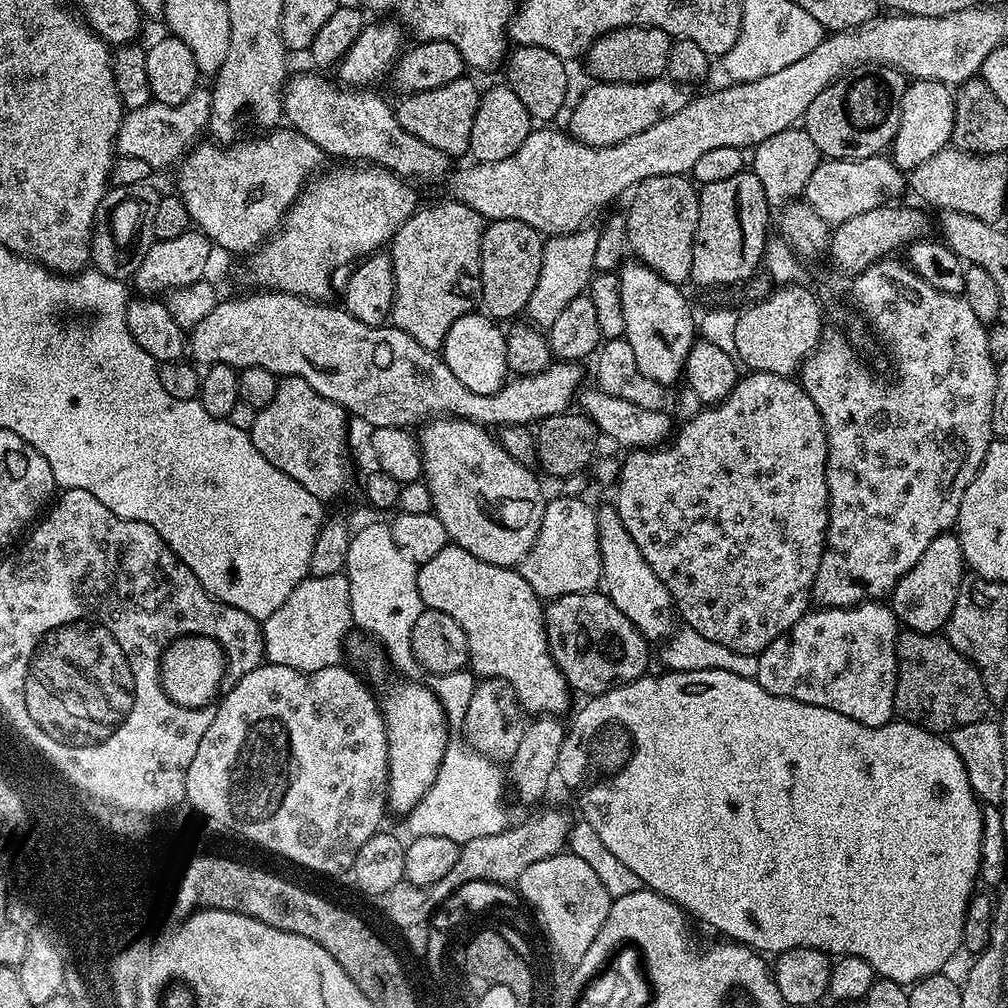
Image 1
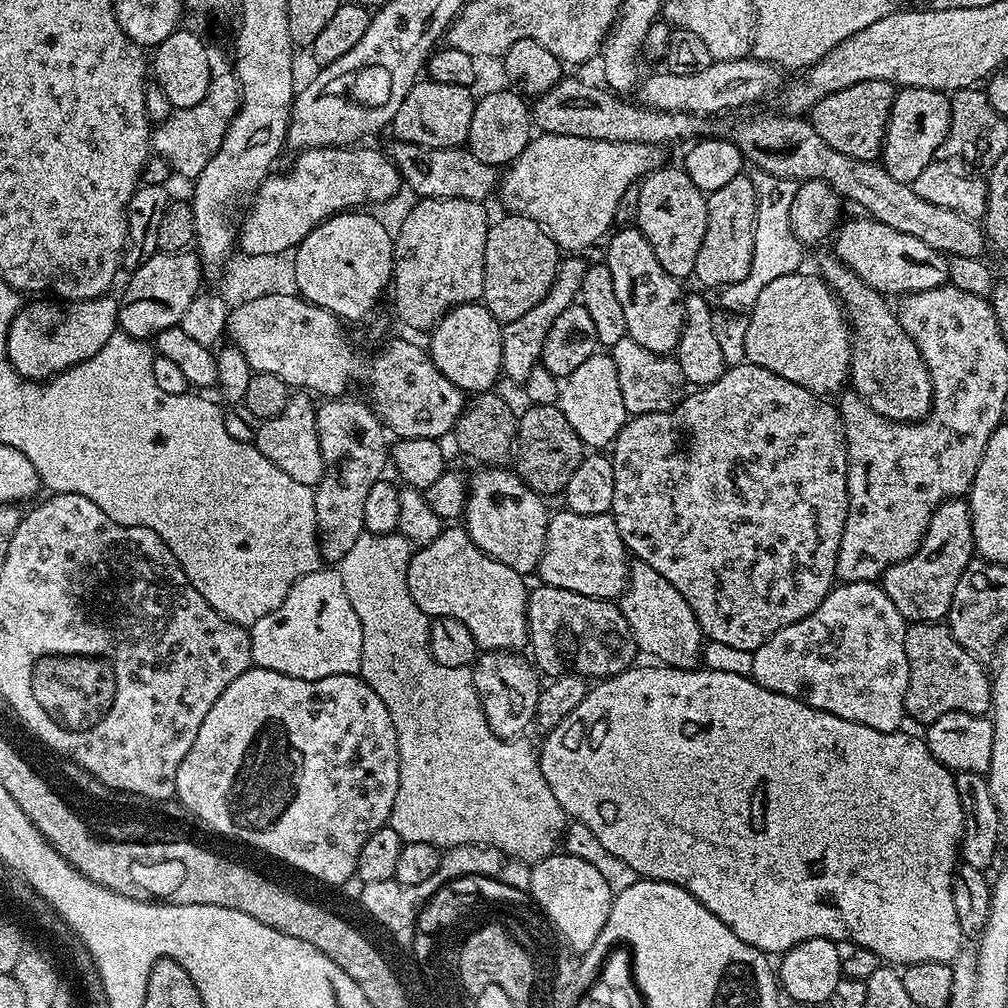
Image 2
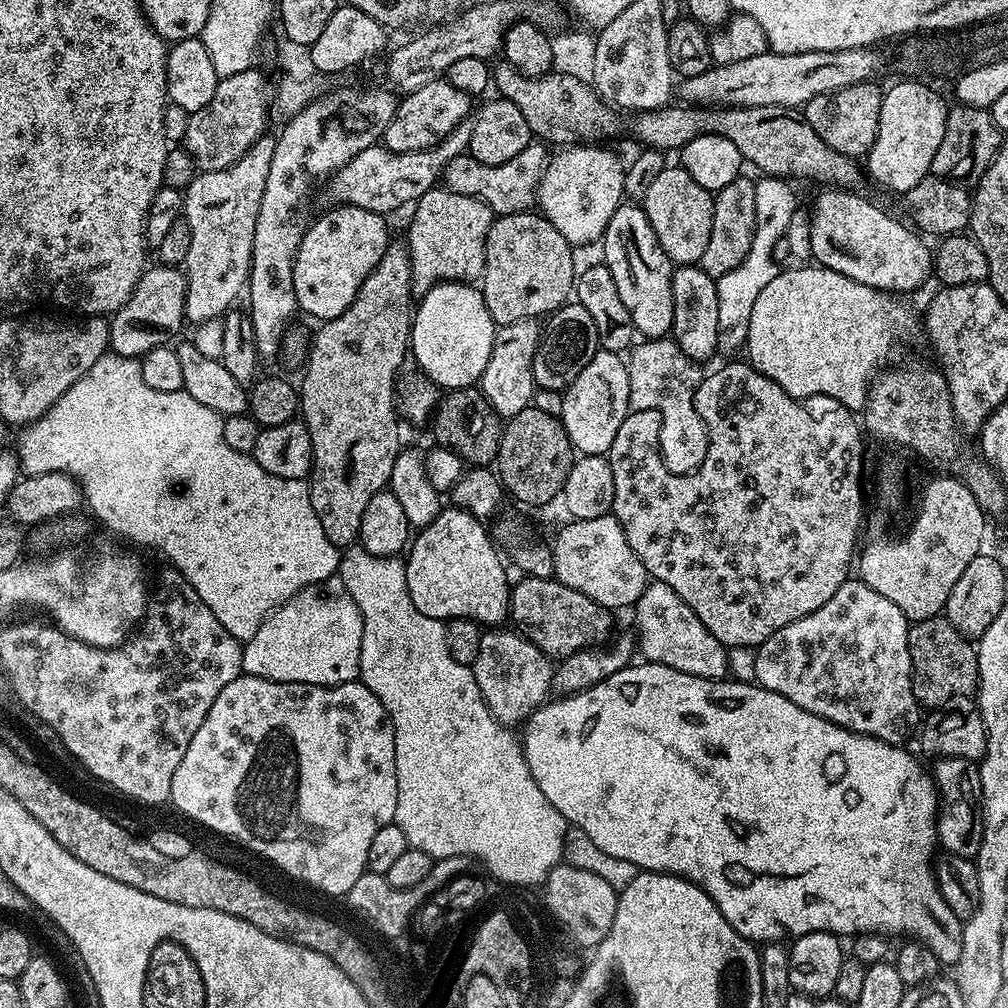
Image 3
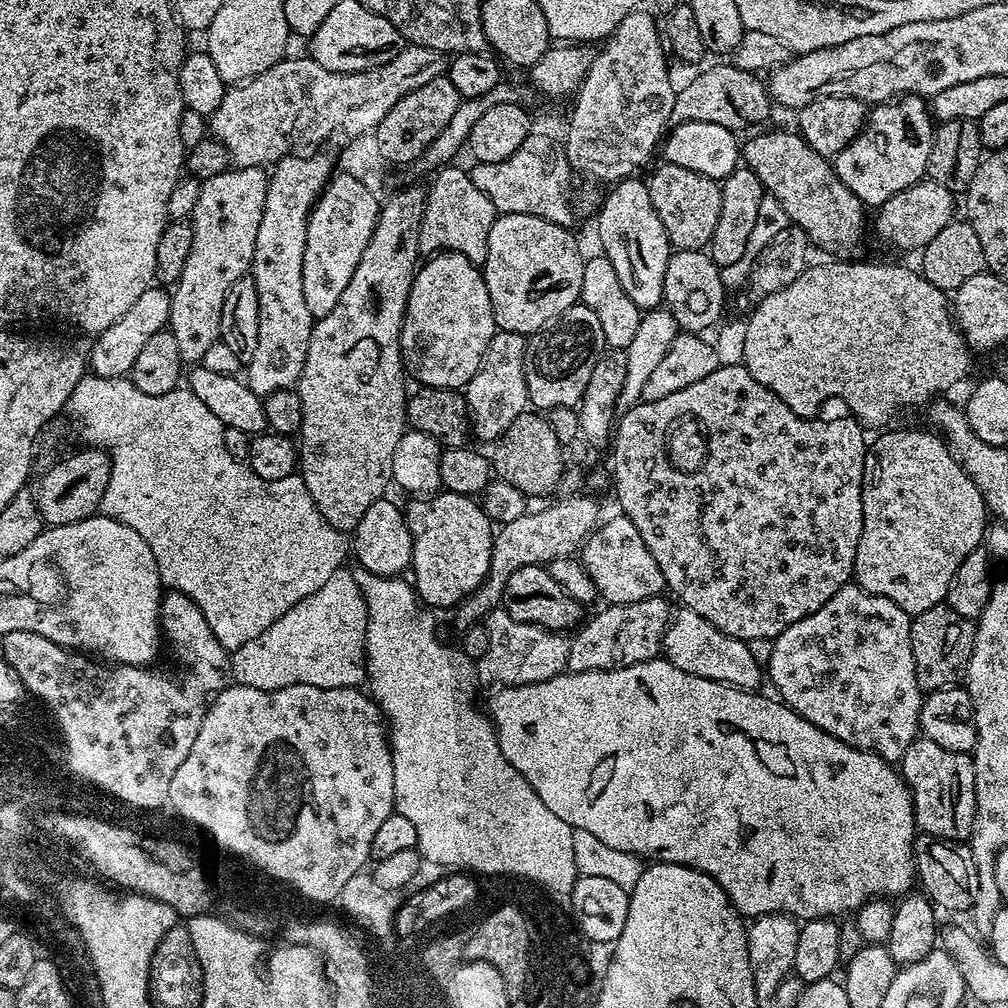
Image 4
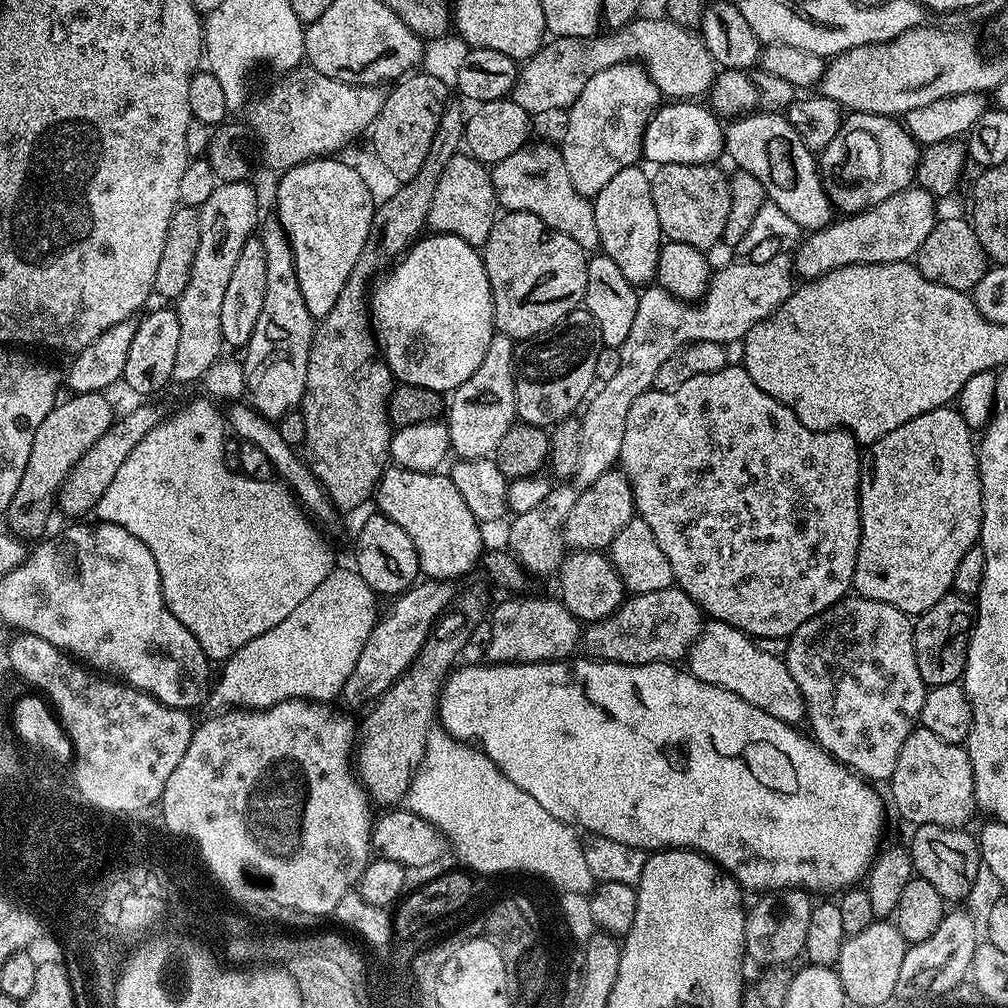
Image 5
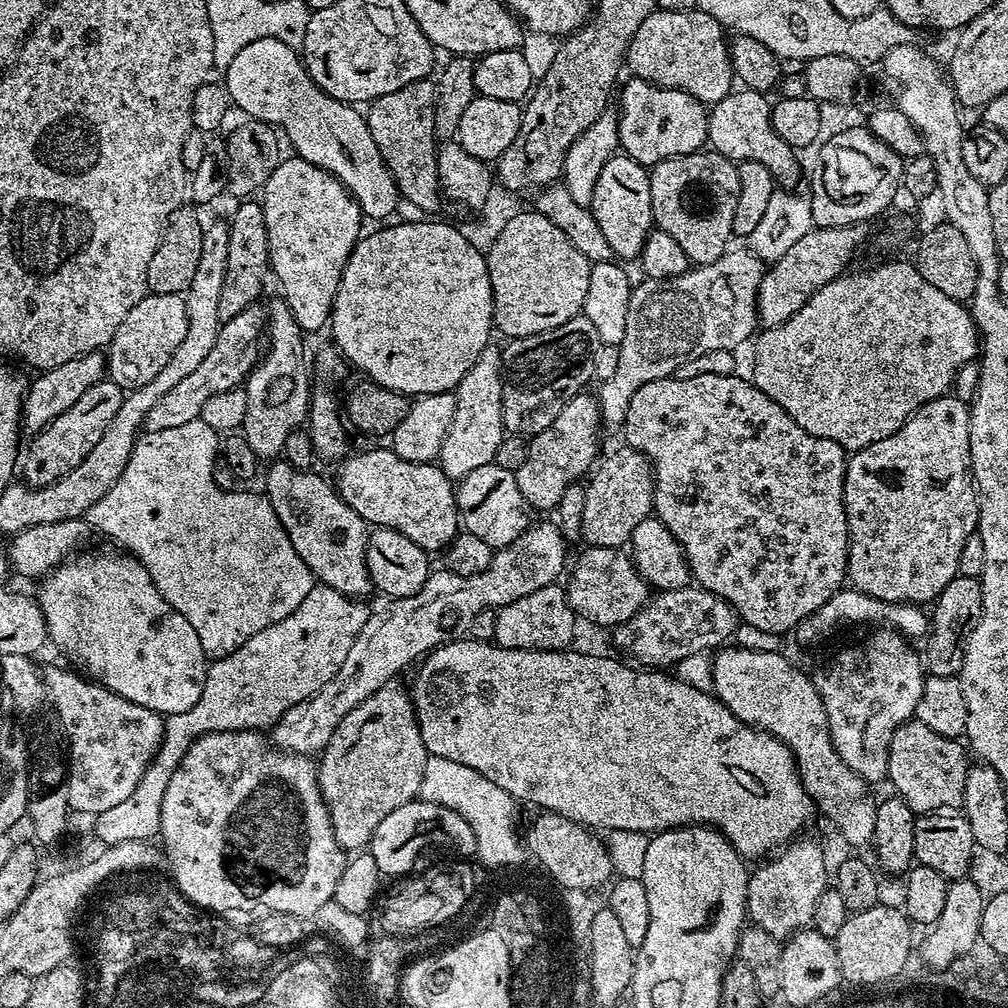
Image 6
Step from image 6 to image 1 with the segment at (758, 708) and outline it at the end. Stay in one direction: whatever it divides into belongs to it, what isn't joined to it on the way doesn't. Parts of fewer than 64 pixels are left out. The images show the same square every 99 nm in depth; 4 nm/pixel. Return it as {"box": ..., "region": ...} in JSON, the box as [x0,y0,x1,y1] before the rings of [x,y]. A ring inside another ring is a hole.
{"box":[596,506,674,642],"region":[[[602,506],[596,508],[596,521],[598,522],[598,550],[602,558],[602,570],[600,578],[602,581],[602,591],[604,595],[634,622],[634,626],[644,635],[645,640],[655,642],[663,636],[671,637],[672,616],[674,620],[674,605],[666,586],[650,570],[646,558],[642,558],[642,550],[634,543],[634,538],[630,538],[630,533],[626,526],[622,526],[622,518],[618,518],[615,507]]]}

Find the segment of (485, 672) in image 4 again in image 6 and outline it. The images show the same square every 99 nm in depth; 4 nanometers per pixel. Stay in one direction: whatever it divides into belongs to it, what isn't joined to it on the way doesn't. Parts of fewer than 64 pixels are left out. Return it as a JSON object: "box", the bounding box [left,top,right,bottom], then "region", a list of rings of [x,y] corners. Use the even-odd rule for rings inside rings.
{"box":[494,583,578,652],"region":[[[559,583],[542,586],[518,602],[495,609],[494,622],[495,643],[502,648],[533,648],[539,652],[559,652],[567,649],[576,636],[578,617],[568,605],[567,591]]]}

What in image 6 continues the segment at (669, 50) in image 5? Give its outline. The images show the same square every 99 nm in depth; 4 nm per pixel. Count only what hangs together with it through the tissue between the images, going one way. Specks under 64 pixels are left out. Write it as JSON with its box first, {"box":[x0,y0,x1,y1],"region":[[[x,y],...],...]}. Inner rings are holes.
{"box":[626,10,734,106],"region":[[[699,10],[690,12],[662,12],[654,11],[650,14],[650,18],[646,18],[646,22],[642,22],[642,26],[638,26],[638,30],[634,34],[634,38],[628,44],[628,55],[626,57],[627,71],[632,71],[631,75],[638,80],[645,80],[659,88],[669,88],[670,90],[682,90],[686,94],[690,94],[698,103],[705,106],[711,106],[719,102],[722,98],[726,98],[729,92],[734,88],[734,77],[732,75],[732,63],[730,62],[730,54],[728,53],[729,37],[726,35],[725,25],[719,24],[710,14]]]}

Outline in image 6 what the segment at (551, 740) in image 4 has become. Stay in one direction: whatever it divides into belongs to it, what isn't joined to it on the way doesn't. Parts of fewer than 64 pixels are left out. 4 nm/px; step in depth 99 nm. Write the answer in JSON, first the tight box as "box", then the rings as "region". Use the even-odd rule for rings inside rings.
{"box":[414,639,814,862],"region":[[[449,639],[433,648],[415,669],[414,703],[422,742],[429,756],[450,758],[454,762],[462,762],[462,766],[470,766],[470,770],[478,770],[482,778],[490,778],[494,786],[502,786],[502,790],[506,790],[506,794],[510,794],[518,802],[524,803],[525,800],[528,804],[537,804],[537,809],[556,812],[589,830],[613,828],[655,834],[685,826],[715,828],[732,843],[737,854],[748,862],[759,861],[787,845],[793,838],[799,837],[812,812],[814,816],[814,801],[800,781],[792,751],[777,736],[761,732],[751,724],[743,724],[711,691],[690,686],[672,674],[663,676],[663,671],[660,670],[641,670],[623,659],[620,661],[611,660],[608,656],[587,656],[584,652],[572,652],[573,650],[539,652],[533,648],[502,648],[487,640],[463,639]]]}

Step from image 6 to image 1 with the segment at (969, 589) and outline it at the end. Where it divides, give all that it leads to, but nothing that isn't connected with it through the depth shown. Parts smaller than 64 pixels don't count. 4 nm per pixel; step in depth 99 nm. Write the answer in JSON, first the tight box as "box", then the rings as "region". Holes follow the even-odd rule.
{"box":[894,630,990,734],"region":[[[907,630],[901,631],[896,638],[896,693],[894,694],[894,706],[896,707],[895,715],[901,720],[905,720],[907,724],[917,724],[919,728],[925,728],[928,732],[937,734],[951,733],[953,728],[961,728],[970,722],[978,722],[985,719],[989,715],[988,708],[990,709],[990,701],[984,683],[980,677],[980,672],[970,663],[965,656],[958,650],[954,650],[954,646],[940,634],[933,634],[931,632],[910,632]]]}

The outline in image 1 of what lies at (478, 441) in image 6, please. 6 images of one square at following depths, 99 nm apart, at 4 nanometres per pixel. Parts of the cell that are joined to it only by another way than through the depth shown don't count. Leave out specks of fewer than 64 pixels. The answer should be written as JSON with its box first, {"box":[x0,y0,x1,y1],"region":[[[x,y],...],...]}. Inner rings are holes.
{"box":[526,230,596,330],"region":[[[581,230],[571,232],[568,236],[549,236],[545,239],[538,283],[534,286],[534,294],[530,294],[530,302],[526,309],[527,319],[535,327],[541,330],[552,328],[555,320],[562,315],[562,309],[574,302],[574,298],[587,293],[594,275],[596,249],[596,232],[588,231]]]}

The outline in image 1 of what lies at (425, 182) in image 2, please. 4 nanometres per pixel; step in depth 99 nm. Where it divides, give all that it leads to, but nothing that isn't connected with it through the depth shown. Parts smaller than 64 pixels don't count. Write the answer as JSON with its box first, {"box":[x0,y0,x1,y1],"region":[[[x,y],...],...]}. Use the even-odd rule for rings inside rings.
{"box":[283,75,449,182],"region":[[[293,75],[285,83],[283,115],[291,127],[321,148],[325,157],[341,156],[344,162],[367,162],[386,168],[409,182],[443,181],[449,175],[449,156],[442,150],[434,150],[434,146],[422,142],[422,138],[406,134],[398,122],[395,107],[391,103],[388,105],[376,90],[331,84],[324,77],[327,75],[316,75],[320,76]]]}

